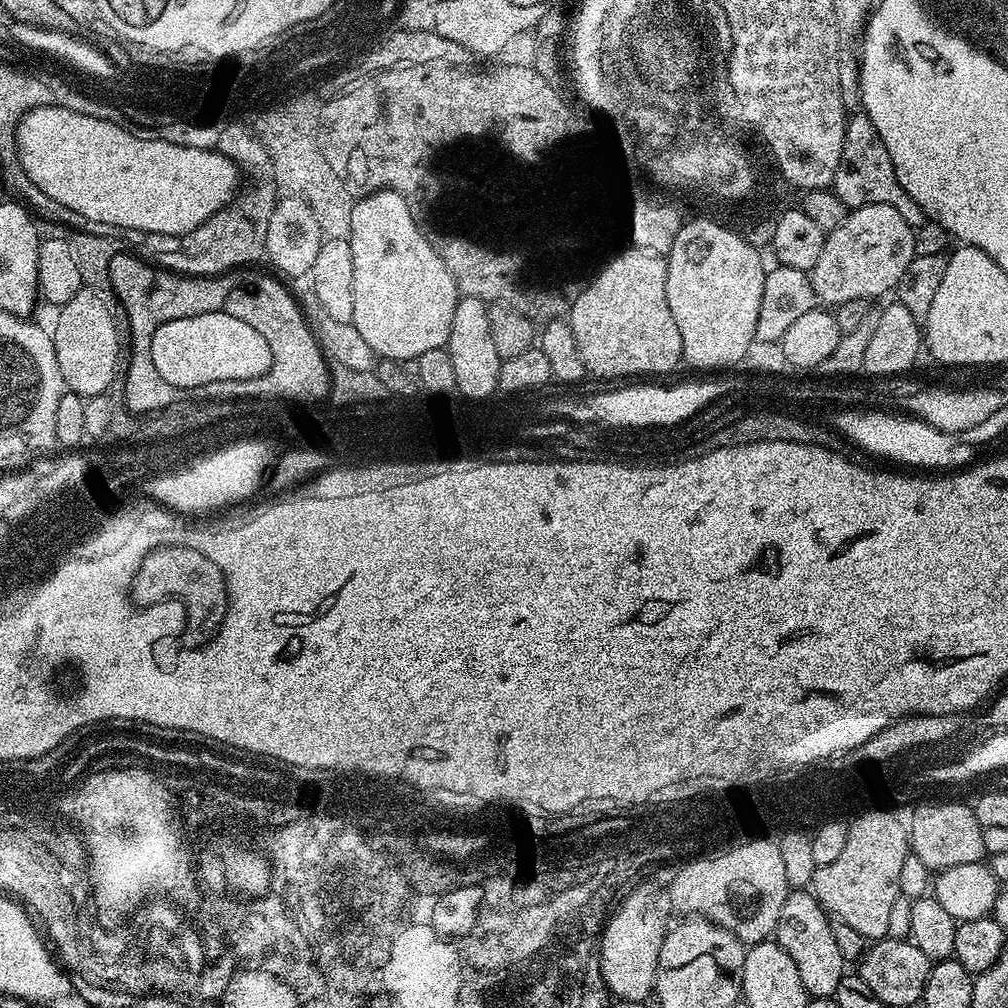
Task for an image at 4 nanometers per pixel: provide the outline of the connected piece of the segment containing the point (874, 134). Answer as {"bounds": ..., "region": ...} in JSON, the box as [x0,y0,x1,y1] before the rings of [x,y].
{"bounds":[831,114,926,230],"region":[[[866,114],[849,115],[844,130],[844,145],[840,155],[840,165],[832,180],[831,191],[843,202],[849,210],[862,206],[894,206],[898,214],[912,229],[917,230],[926,223],[926,217],[918,202],[902,190],[898,178],[894,174],[894,166],[890,162],[890,154],[874,126],[874,122]]]}

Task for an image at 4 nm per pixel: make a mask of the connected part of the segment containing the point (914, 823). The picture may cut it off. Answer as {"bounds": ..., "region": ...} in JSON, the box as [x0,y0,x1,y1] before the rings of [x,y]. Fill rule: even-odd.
{"bounds":[907,804,986,870],"region":[[[920,804],[912,812],[912,821],[907,821],[908,843],[911,855],[922,862],[930,870],[941,870],[960,863],[978,863],[986,856],[986,849],[982,842],[982,830],[978,826],[975,807],[964,804]]]}

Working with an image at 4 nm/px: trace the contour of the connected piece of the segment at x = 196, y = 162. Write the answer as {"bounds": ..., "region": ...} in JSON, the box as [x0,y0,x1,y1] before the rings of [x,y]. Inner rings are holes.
{"bounds":[14,103,242,237],"region":[[[54,103],[45,104],[43,108],[31,108],[20,119],[16,126],[14,155],[20,159],[19,171],[24,172],[46,198],[62,202],[62,206],[74,210],[74,214],[110,222],[110,226],[126,226],[170,237],[184,236],[232,203],[241,187],[242,172],[229,156],[219,150],[190,149],[162,139],[147,141],[126,129],[124,124],[71,112]]]}

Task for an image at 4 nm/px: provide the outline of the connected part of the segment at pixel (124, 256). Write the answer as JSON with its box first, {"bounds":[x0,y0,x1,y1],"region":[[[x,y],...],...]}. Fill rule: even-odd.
{"bounds":[110,250,180,414],"region":[[[120,250],[117,251],[116,257],[110,262],[110,282],[112,283],[112,291],[114,293],[115,299],[118,301],[120,299],[120,304],[124,307],[124,312],[128,315],[128,324],[126,320],[126,336],[132,339],[132,353],[127,353],[126,356],[126,367],[123,369],[122,372],[122,391],[125,400],[125,406],[128,407],[129,411],[135,414],[160,414],[164,412],[165,409],[168,409],[168,400],[174,400],[176,402],[176,396],[180,396],[180,388],[178,386],[174,386],[170,382],[166,382],[166,378],[162,378],[162,374],[158,374],[158,370],[154,366],[154,362],[150,362],[150,357],[152,357],[152,340],[150,338],[150,320],[148,320],[148,316],[146,316],[146,312],[144,312],[144,302],[146,302],[146,292],[148,292],[148,286],[150,286],[150,272],[146,270],[146,266],[142,266],[142,258],[133,254],[131,251],[128,250]]]}

